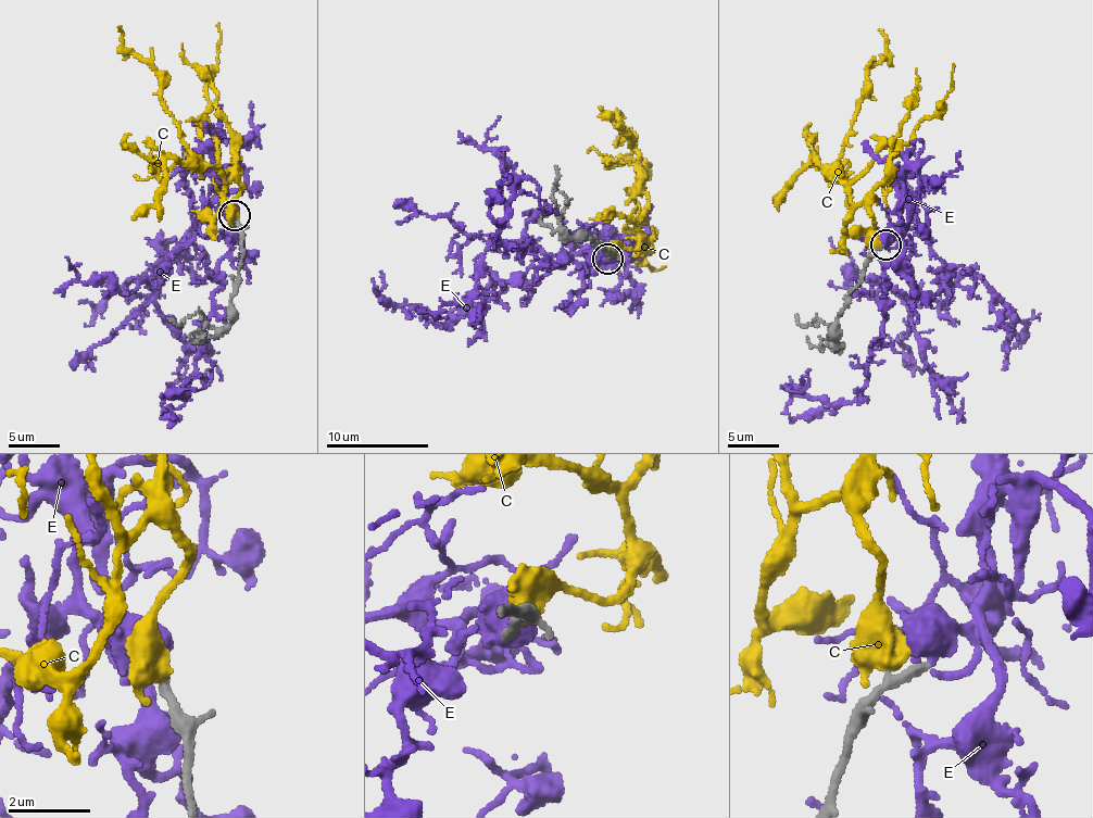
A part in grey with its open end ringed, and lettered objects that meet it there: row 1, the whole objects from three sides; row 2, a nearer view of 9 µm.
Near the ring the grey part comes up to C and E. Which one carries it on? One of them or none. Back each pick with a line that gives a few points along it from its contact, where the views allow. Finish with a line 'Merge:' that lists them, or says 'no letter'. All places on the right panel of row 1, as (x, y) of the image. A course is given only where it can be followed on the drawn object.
E: Its course: (884, 244), (899, 228), (902, 180), (921, 237), (951, 284), (978, 276), (1025, 324), (1012, 348), (1004, 345)
Merge: E

